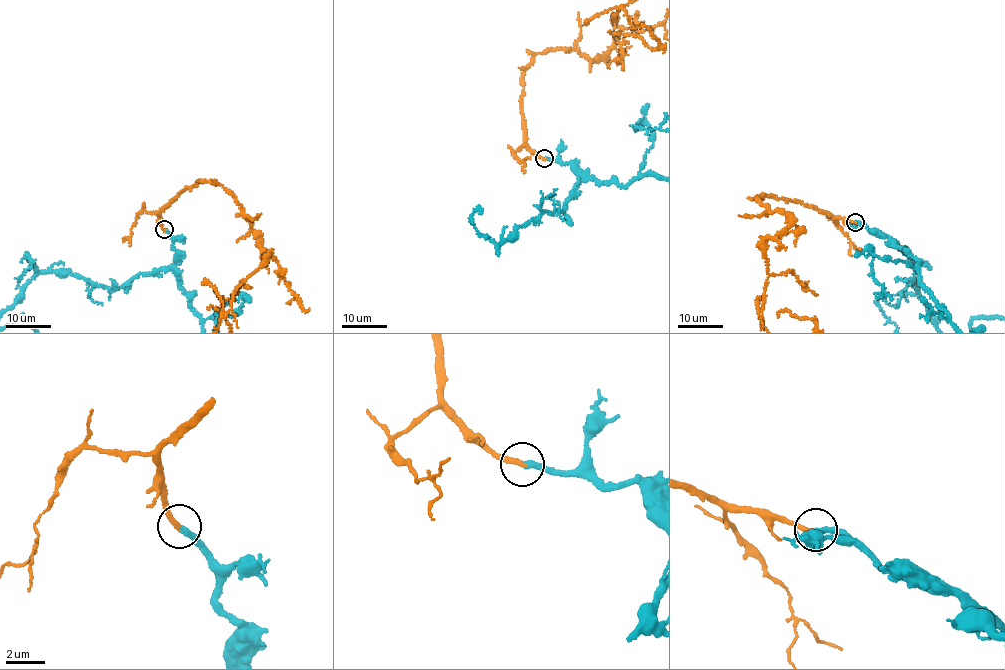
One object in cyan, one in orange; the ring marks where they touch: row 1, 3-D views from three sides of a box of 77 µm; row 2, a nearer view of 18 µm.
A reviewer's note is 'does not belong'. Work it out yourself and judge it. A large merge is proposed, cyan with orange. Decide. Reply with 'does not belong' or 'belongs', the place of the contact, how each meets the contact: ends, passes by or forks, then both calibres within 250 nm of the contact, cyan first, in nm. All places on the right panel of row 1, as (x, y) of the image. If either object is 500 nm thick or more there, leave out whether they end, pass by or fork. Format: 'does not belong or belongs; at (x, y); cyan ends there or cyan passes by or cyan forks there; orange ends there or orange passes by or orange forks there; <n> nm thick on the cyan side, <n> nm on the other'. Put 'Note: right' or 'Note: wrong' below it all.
belongs; at (855, 222); cyan ends there; orange ends there; 300 nm thick on the cyan side, 280 nm on the other
Note: wrong

